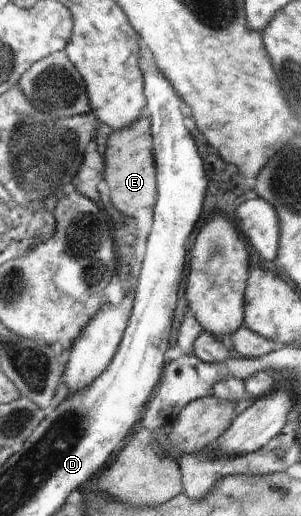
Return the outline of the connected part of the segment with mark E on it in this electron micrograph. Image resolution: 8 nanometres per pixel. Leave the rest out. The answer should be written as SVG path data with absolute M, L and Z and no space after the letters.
M144 117L122 131L114 130L105 150L104 179L114 206L125 216L134 216L139 208L155 208L158 199L158 168L155 166L154 132L151 120Z

